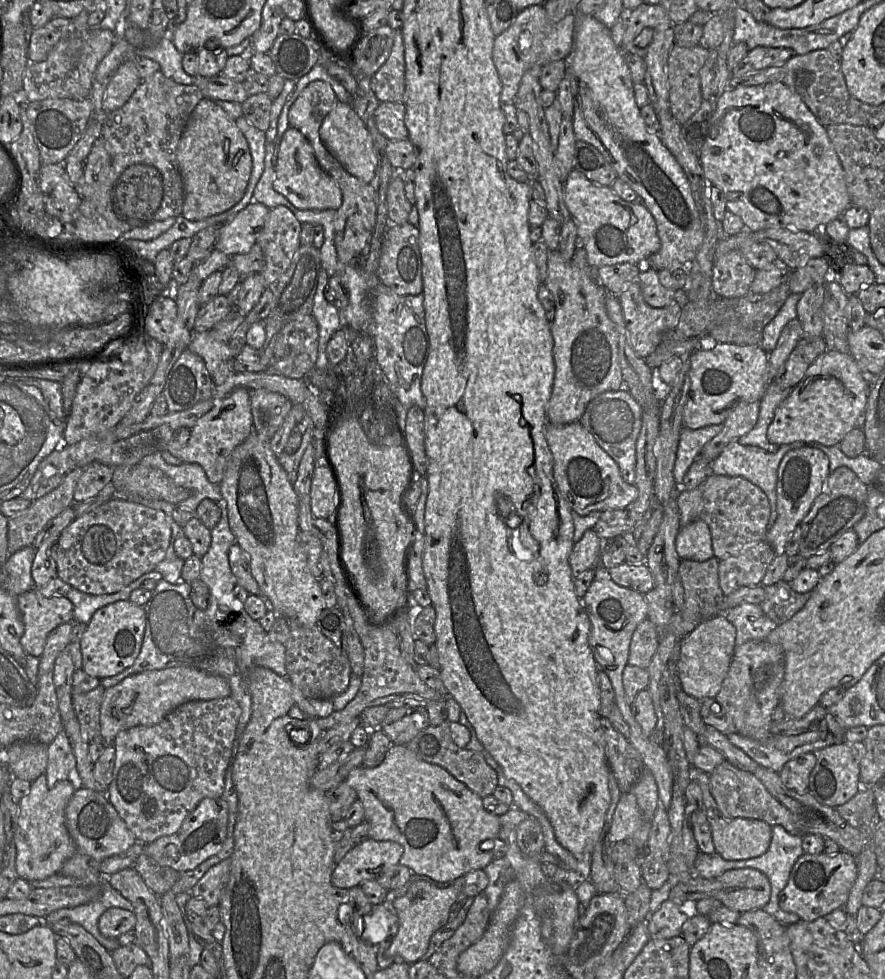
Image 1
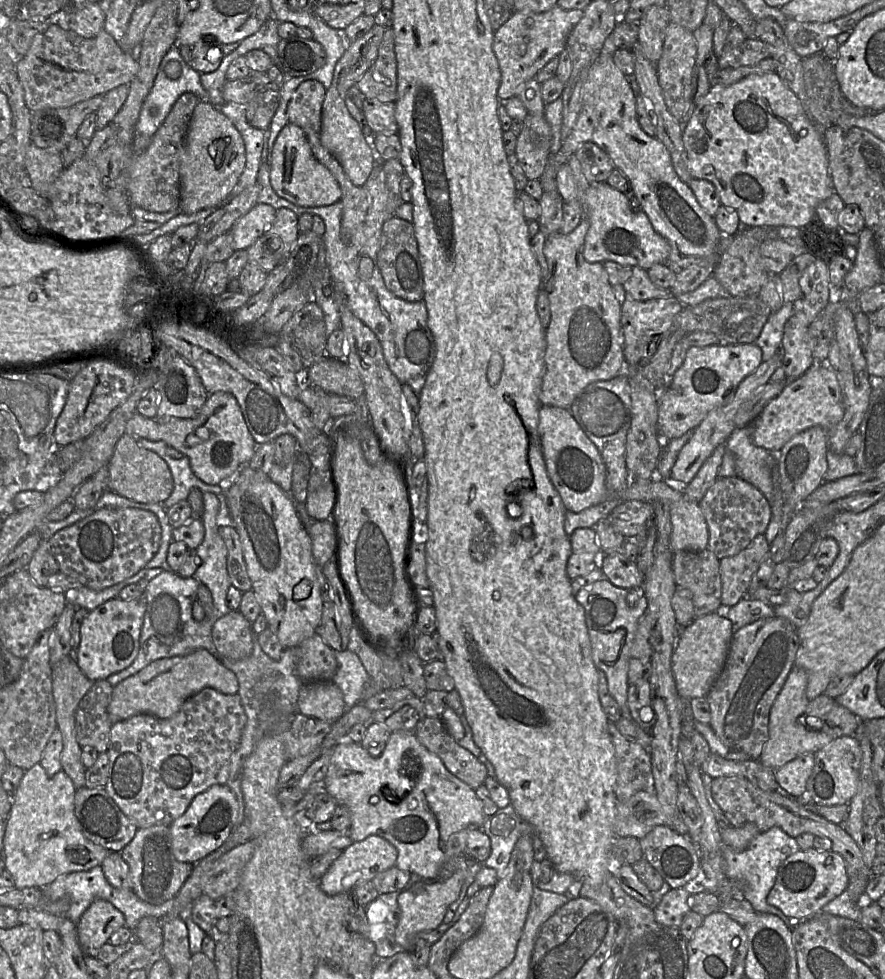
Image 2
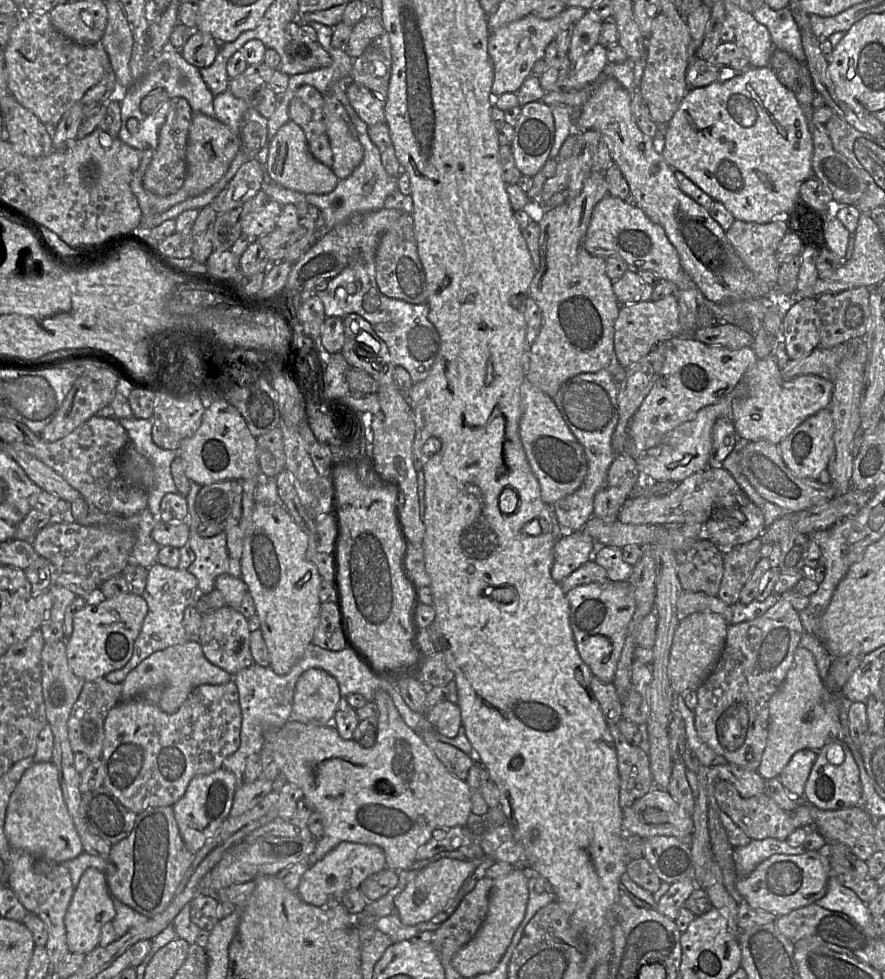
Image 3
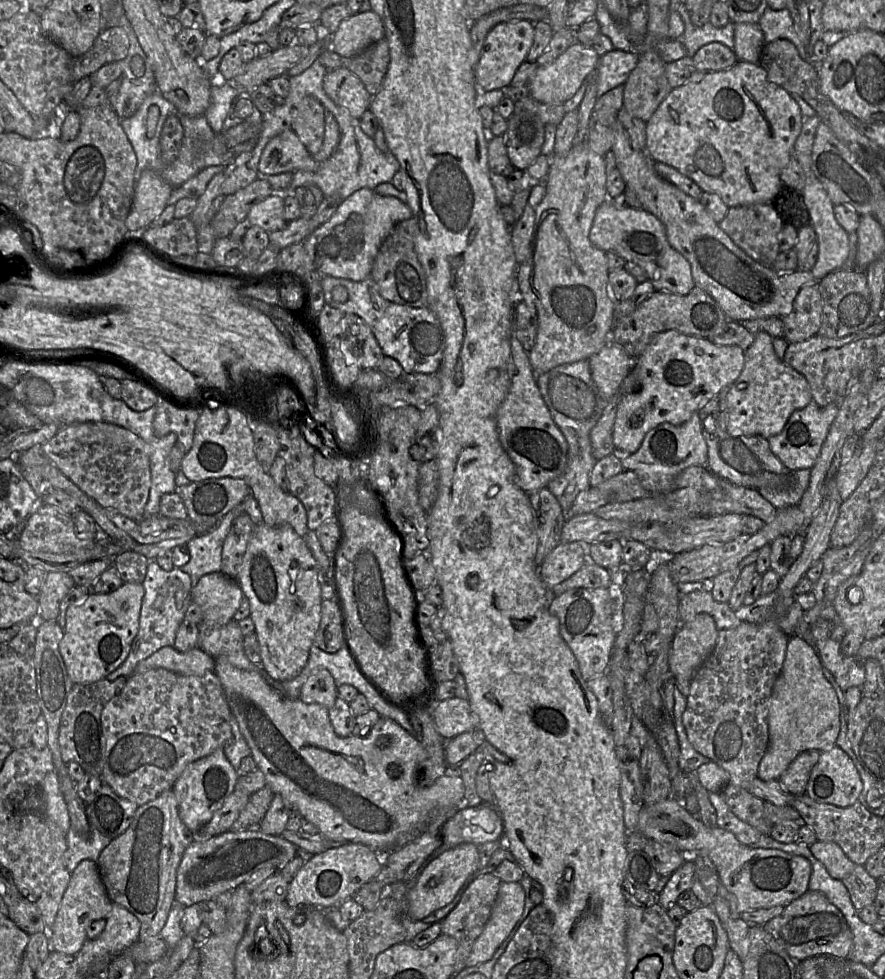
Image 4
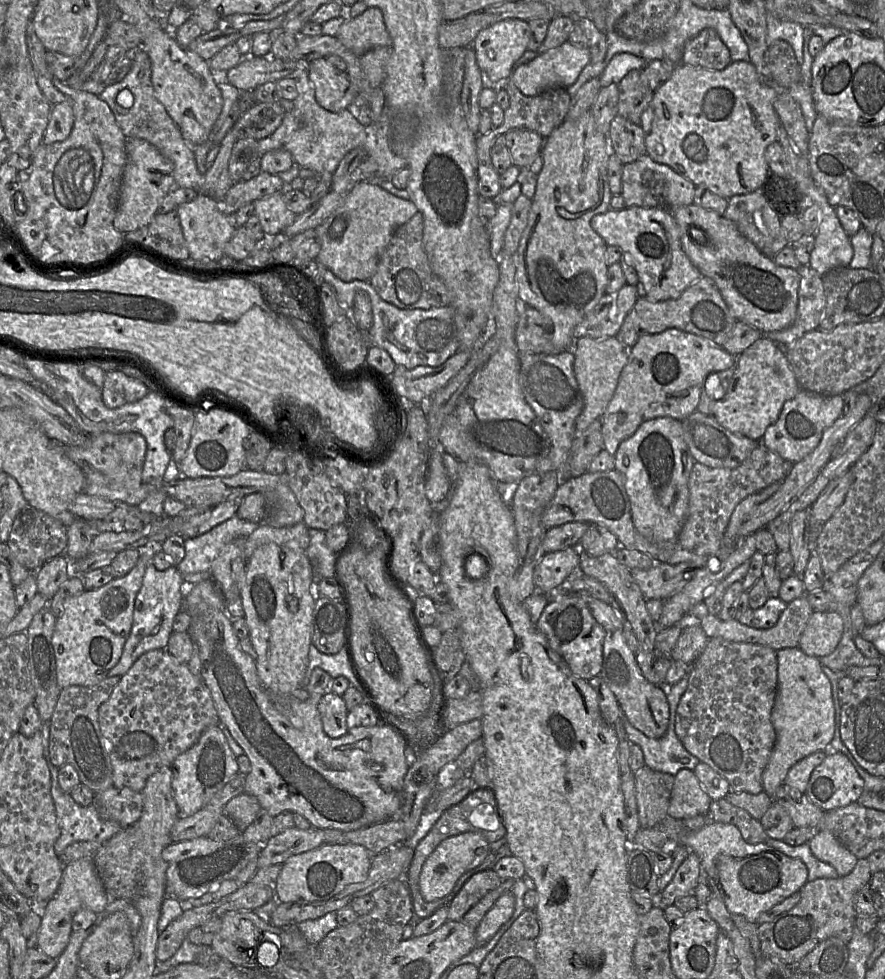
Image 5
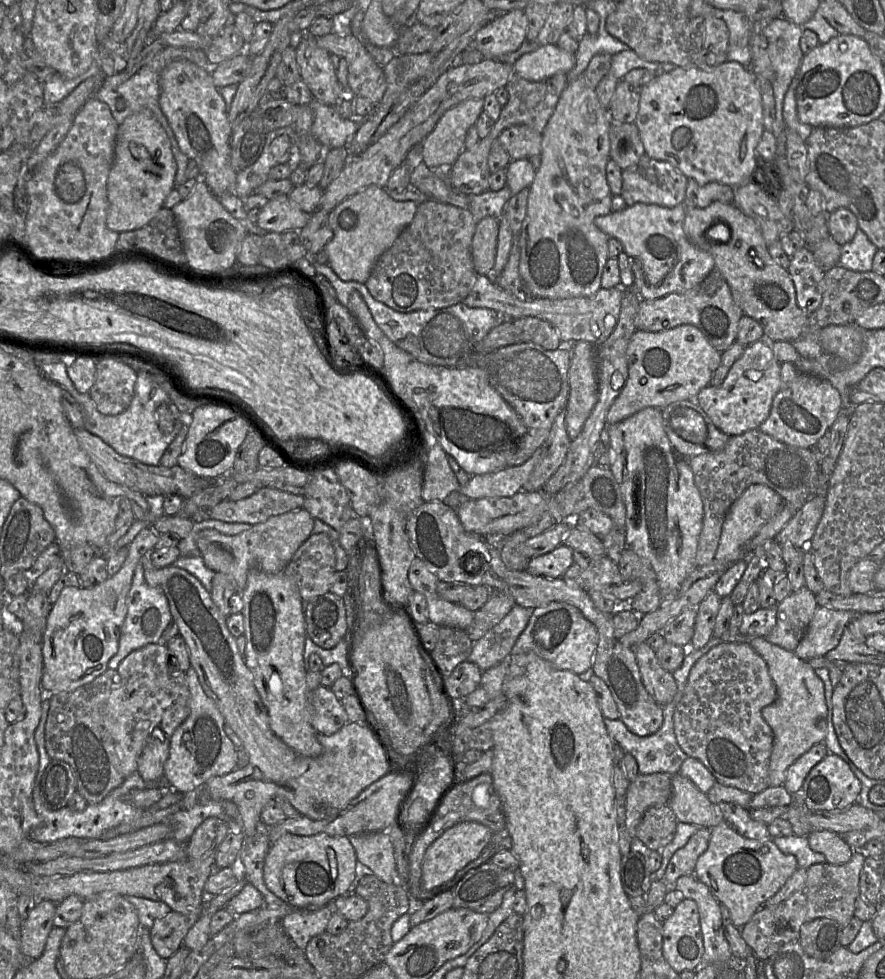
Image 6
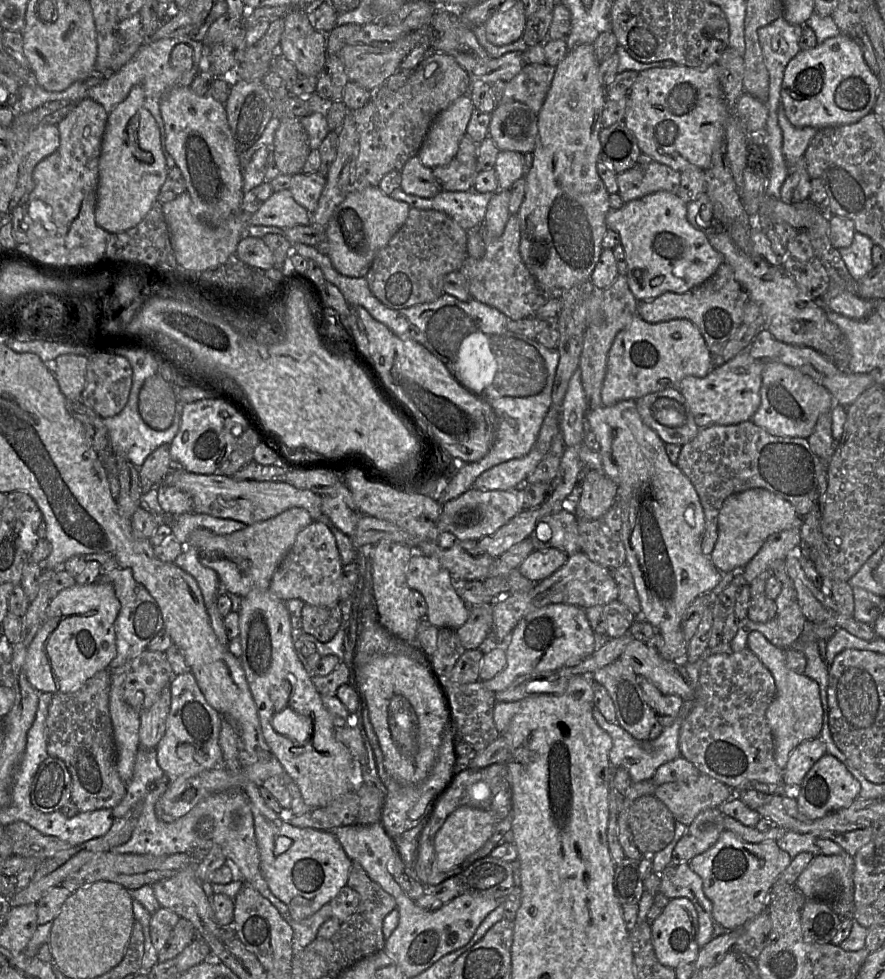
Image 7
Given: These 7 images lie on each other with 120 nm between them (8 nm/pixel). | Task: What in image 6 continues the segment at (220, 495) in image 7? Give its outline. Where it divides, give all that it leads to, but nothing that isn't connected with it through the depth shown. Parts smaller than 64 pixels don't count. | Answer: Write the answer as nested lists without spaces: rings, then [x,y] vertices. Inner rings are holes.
[[[74,429],[74,434],[91,461],[97,466],[102,475],[109,481],[118,485],[124,486],[130,490],[140,492],[145,496],[150,495],[169,495],[177,494],[184,499],[188,499],[196,492],[208,487],[214,480],[200,478],[185,469],[181,468],[178,464],[173,467],[164,466],[149,466],[118,454],[101,438],[86,429]],[[262,487],[253,495],[232,501],[221,501],[209,511],[209,518],[227,523],[255,525],[270,517],[303,508],[304,496],[273,487]]]

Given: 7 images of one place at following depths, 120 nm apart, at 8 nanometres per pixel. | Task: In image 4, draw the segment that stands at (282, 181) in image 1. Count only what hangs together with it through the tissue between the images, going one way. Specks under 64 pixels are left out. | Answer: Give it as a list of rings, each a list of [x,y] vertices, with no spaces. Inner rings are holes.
[[[292,129],[273,137],[265,146],[258,171],[265,175],[276,175],[298,170],[316,171],[319,162],[306,150]]]

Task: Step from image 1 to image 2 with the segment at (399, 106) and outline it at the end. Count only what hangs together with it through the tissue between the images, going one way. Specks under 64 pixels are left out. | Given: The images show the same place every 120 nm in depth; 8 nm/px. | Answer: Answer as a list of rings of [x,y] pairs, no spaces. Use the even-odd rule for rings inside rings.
[[[365,97],[362,111],[368,126],[374,133],[398,133],[395,108],[393,101]]]

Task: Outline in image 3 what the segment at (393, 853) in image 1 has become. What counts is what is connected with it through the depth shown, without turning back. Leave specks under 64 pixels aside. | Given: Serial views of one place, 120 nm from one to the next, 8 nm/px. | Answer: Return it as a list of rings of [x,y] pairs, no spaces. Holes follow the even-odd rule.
[[[344,841],[309,866],[301,877],[296,893],[304,902],[317,907],[341,903],[347,892],[357,889],[365,879],[384,868],[386,858],[382,848],[373,844]]]

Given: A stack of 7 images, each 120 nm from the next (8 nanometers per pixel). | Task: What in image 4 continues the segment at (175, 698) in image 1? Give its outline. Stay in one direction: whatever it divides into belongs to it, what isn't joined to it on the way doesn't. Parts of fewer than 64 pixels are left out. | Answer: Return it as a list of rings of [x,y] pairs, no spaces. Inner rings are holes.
[[[165,646],[140,661],[134,672],[143,673],[150,669],[164,668],[185,676],[203,676],[213,672],[214,667],[214,658],[198,646],[185,652],[180,652],[173,646]]]

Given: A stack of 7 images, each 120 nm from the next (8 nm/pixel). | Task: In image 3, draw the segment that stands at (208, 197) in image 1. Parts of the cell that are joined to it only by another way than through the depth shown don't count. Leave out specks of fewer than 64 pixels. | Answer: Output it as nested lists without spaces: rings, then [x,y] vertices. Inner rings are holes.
[[[192,112],[186,145],[186,175],[183,189],[187,197],[198,196],[217,183],[240,150],[240,139],[215,117]]]

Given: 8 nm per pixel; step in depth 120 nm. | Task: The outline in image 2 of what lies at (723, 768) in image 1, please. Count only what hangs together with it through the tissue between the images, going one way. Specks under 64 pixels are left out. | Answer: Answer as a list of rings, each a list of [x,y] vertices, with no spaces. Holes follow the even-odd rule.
[[[744,776],[713,778],[711,793],[728,819],[730,826],[739,827],[747,822],[753,822],[758,826],[760,833],[766,832],[774,826],[779,826],[793,838],[797,838],[803,833],[825,836],[832,841],[831,850],[844,858],[849,879],[854,879],[858,870],[864,866],[860,848],[844,827],[817,814],[811,806],[801,800],[802,798],[794,798],[781,790],[762,790]]]

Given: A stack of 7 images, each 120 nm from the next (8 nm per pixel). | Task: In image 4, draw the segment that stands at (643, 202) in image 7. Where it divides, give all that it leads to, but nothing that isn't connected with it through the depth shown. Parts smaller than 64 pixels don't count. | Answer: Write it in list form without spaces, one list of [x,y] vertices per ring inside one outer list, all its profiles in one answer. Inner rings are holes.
[[[606,199],[596,211],[589,239],[595,247],[615,252],[626,262],[643,268],[656,291],[686,295],[696,286],[689,261],[670,245],[664,224],[644,209],[618,208],[611,199]]]

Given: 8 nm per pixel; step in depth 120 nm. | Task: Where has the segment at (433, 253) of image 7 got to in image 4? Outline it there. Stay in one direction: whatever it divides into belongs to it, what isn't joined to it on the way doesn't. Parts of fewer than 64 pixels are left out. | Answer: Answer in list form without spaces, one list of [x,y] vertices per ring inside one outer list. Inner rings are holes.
[[[416,218],[396,224],[383,241],[373,264],[371,277],[379,294],[386,300],[414,308],[428,307],[428,292],[424,269],[415,250]]]

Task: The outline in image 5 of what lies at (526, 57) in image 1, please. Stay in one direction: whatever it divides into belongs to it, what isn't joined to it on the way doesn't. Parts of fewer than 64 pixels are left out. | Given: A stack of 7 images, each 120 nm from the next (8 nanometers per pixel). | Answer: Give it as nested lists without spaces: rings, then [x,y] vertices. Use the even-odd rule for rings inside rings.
[[[506,19],[493,23],[481,30],[471,47],[475,52],[477,65],[485,78],[486,86],[501,86],[511,78],[514,63],[527,50],[530,40],[528,21],[521,19]]]

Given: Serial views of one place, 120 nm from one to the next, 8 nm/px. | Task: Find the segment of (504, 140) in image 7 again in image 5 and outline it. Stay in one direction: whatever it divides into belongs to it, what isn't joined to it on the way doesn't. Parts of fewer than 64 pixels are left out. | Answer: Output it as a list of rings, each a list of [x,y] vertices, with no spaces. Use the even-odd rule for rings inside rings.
[[[514,129],[505,135],[512,164],[520,169],[529,167],[537,155],[541,155],[545,139],[538,133],[527,129]]]

